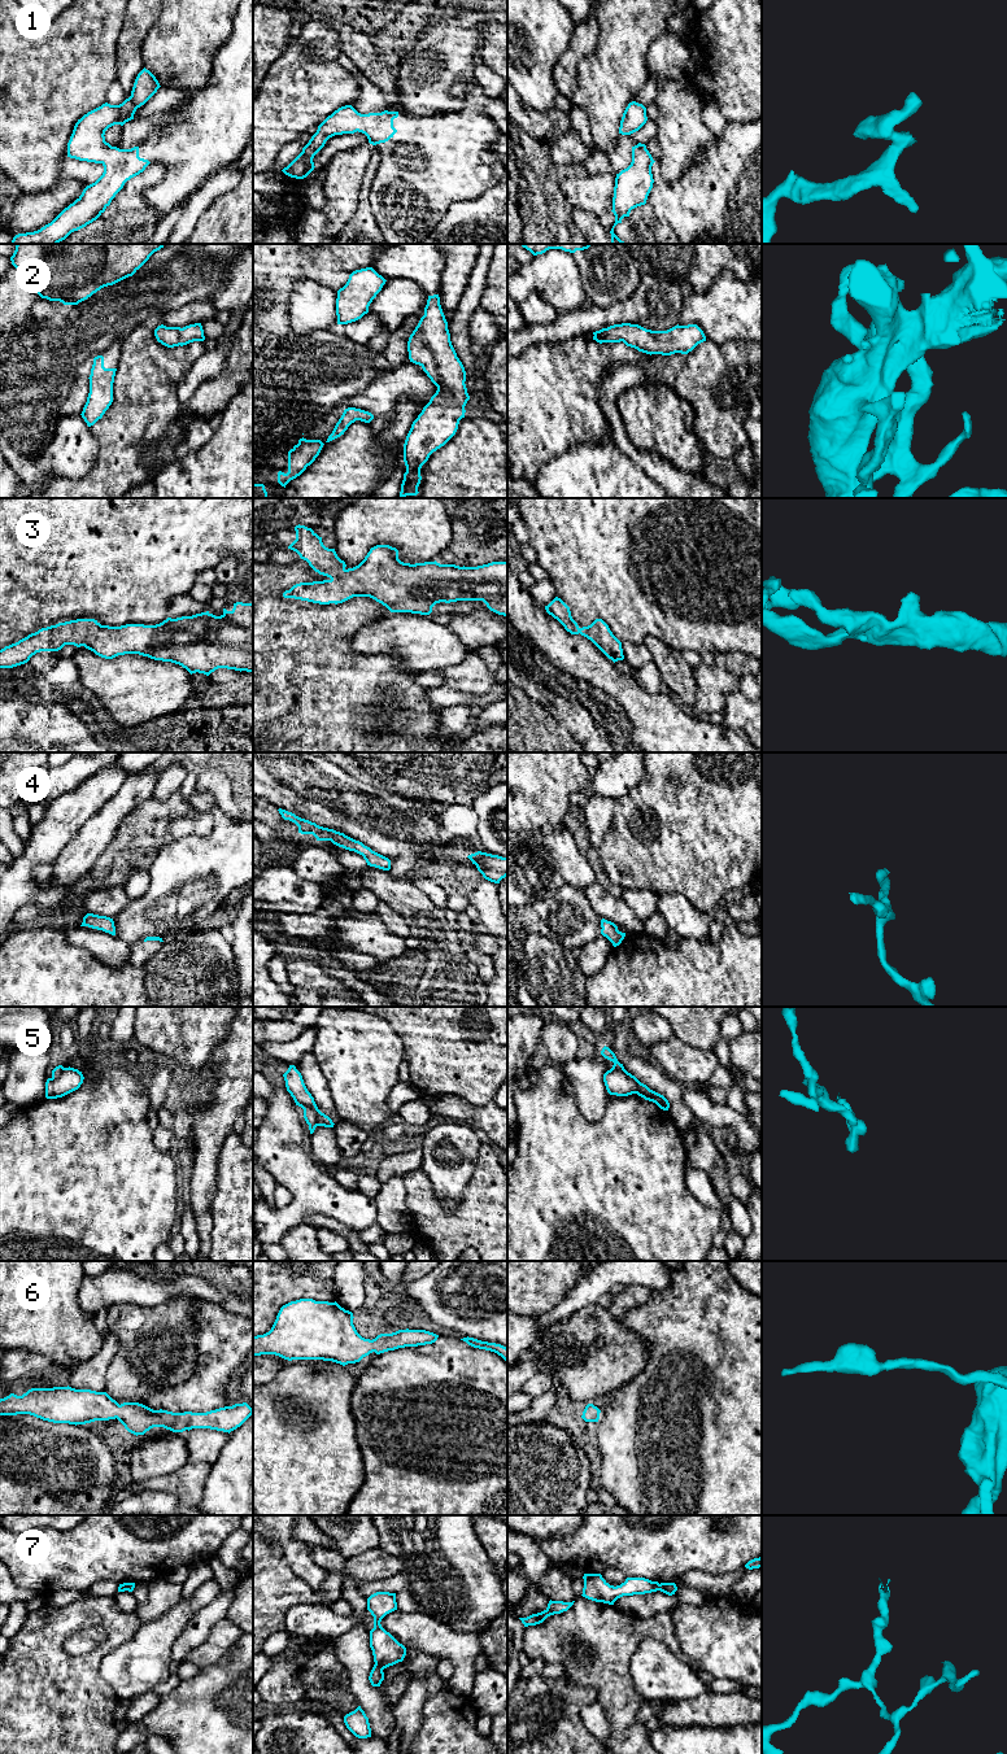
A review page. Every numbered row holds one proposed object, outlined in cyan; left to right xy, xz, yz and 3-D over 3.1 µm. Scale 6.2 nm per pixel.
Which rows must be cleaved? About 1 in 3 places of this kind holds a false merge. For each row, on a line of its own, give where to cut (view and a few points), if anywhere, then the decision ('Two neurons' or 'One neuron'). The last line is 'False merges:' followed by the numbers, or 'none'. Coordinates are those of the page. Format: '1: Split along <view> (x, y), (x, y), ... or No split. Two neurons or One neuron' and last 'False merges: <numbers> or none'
1: No split. One neuron
2: No split. One neuron
3: No split. One neuron
4: No split. One neuron
5: Split along yz (610, 1069), (623, 1069), (632, 1080), (636, 1093). Two neurons
6: No split. One neuron
7: Split along xz (375, 1663), (383, 1669). Two neurons
False merges: 5, 7

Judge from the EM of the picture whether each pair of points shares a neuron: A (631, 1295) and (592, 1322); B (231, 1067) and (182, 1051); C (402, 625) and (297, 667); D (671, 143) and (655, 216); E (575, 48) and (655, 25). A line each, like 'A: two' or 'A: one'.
A: two
B: two
C: two
D: two
E: two

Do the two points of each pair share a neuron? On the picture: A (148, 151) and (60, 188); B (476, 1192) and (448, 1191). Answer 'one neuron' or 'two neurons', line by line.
A: two neurons
B: two neurons

